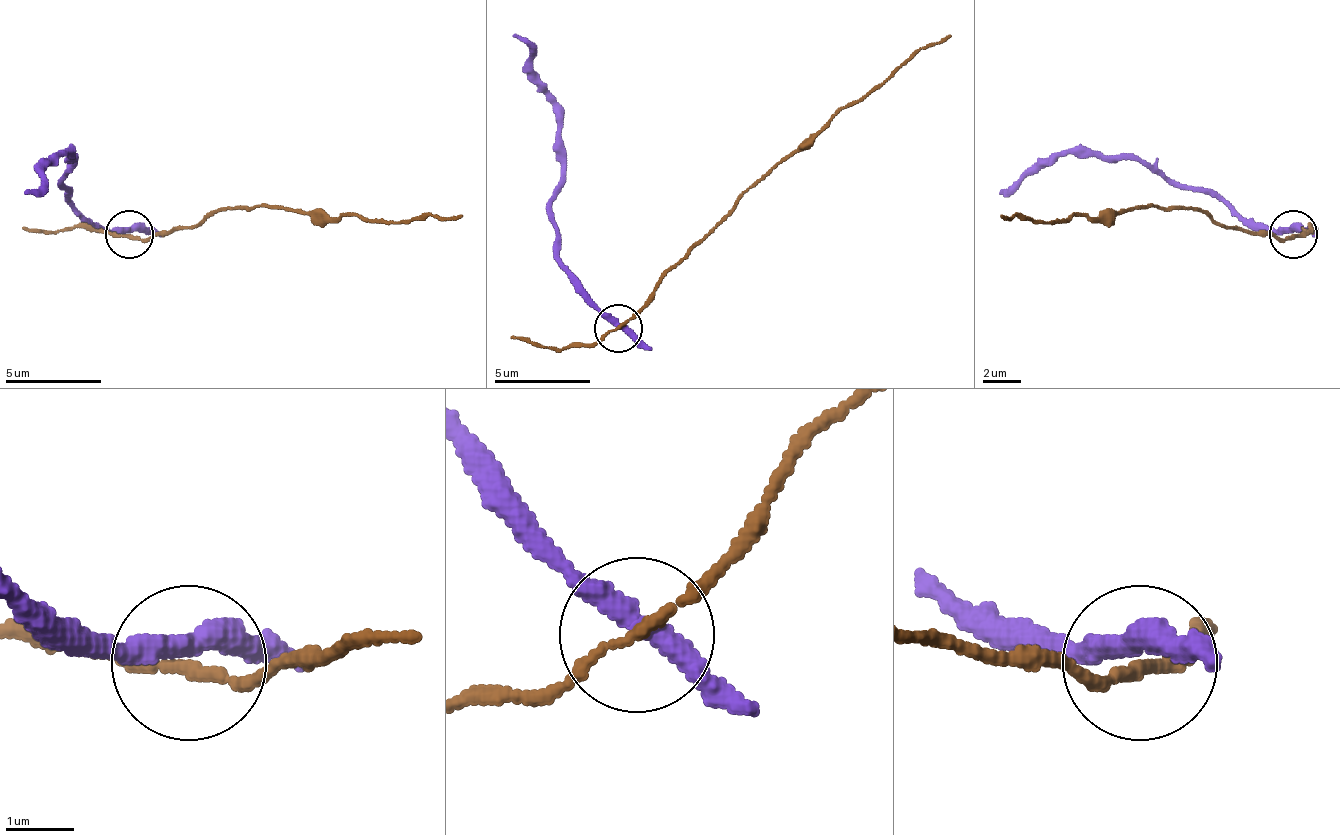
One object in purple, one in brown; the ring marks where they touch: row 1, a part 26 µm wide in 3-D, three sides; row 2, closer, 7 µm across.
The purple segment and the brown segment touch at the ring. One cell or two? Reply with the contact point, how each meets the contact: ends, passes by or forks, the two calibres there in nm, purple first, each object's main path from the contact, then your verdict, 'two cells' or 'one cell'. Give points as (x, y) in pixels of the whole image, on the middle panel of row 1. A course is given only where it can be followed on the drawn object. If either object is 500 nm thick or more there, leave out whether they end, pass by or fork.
(618, 328) | purple passes by | brown passes by | 360/160 nm | purple via (617, 329), (559, 257), (550, 204), (559, 166), (554, 94), (516, 32) | brown via (617, 329), (751, 185), (813, 137), (842, 109), (885, 85), (923, 46), (952, 37) | two cells

